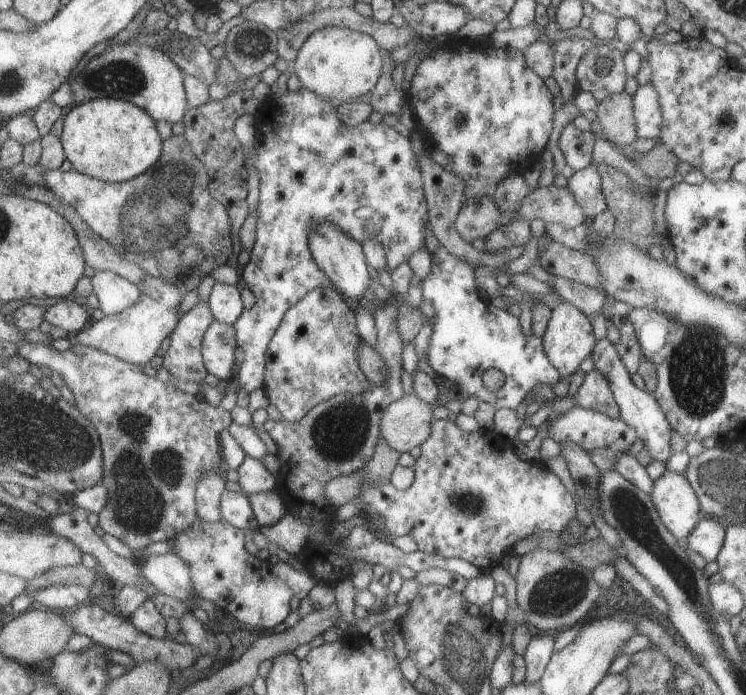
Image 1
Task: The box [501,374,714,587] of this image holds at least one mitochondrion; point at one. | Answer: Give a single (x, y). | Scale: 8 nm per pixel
(587, 486)

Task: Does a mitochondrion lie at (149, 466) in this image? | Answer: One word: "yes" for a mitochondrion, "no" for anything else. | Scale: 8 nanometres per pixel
yes

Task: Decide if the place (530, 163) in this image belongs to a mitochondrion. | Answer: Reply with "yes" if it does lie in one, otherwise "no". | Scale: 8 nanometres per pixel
no

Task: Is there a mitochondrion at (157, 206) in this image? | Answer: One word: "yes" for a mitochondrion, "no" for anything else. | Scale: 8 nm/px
yes

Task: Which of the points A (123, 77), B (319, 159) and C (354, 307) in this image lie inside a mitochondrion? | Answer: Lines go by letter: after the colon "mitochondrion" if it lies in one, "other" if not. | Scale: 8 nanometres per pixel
A: mitochondrion
B: mitochondrion
C: other

